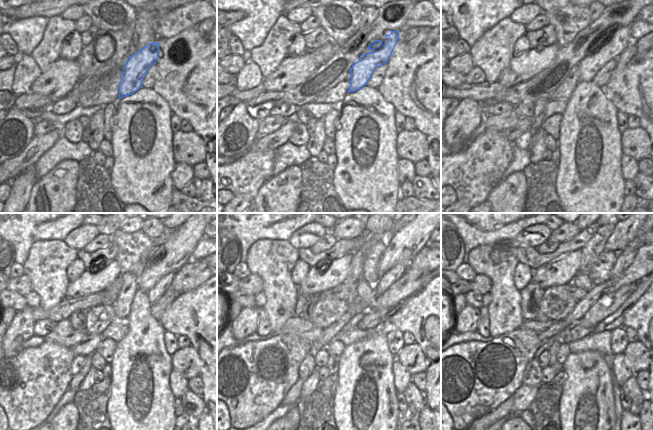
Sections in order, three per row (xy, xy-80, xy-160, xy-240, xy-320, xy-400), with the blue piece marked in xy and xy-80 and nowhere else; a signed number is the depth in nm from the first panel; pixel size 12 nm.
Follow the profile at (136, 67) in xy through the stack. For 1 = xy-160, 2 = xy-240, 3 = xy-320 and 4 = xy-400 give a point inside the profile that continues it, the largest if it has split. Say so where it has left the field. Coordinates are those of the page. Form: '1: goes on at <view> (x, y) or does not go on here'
1: goes on at xy-160 (606, 50)
2: goes on at xy-240 (170, 257)
3: goes on at xy-320 (403, 246)
4: goes on at xy-400 (639, 240)

